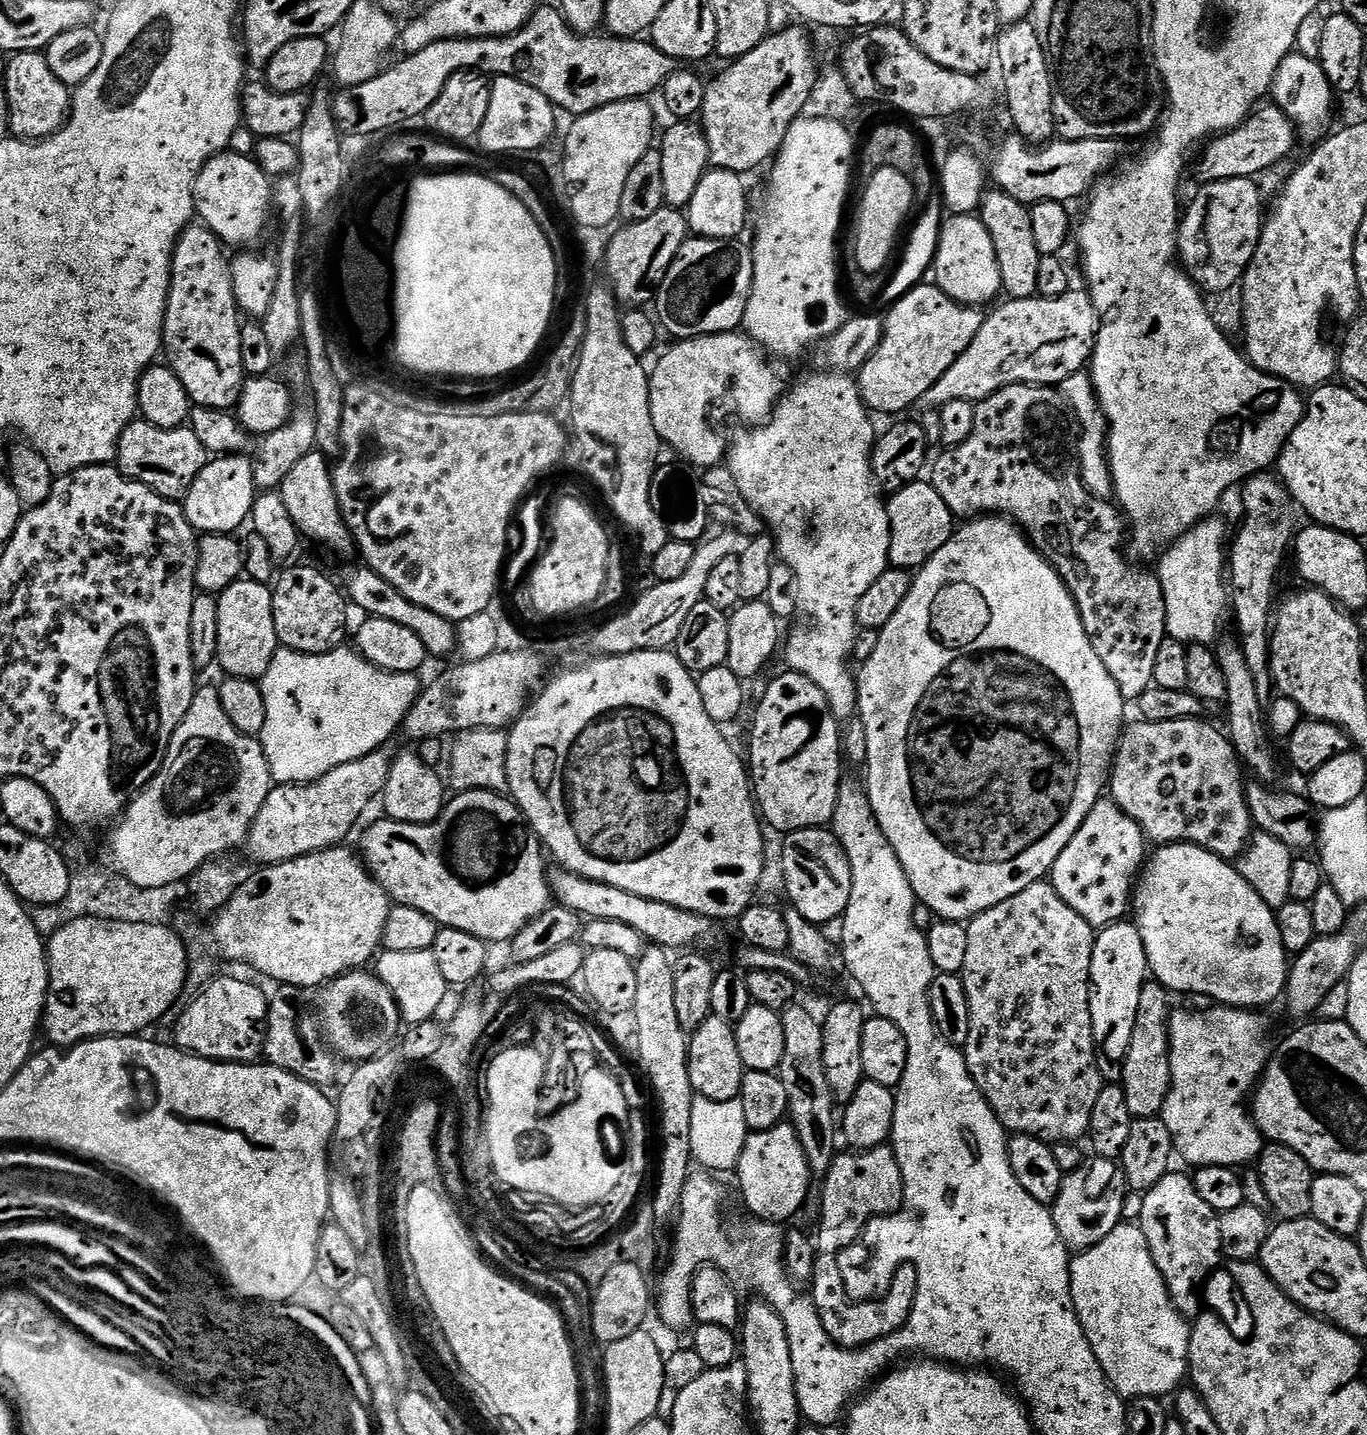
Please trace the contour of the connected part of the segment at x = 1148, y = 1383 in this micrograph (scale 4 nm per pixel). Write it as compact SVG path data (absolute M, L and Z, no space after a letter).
M1122 1222L1114 1226L1098 1246L1090 1246L1085 1252L1073 1255L1068 1269L1072 1301L1082 1322L1082 1330L1086 1330L1094 1358L1098 1358L1113 1390L1128 1402L1151 1396L1171 1397L1189 1375L1188 1351L1192 1329L1189 1321L1172 1304L1172 1296L1158 1266L1154 1266L1146 1234L1142 1234L1139 1223Z

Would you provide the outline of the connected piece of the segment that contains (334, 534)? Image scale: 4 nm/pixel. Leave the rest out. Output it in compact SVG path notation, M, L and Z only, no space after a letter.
M313 450L306 454L306 458L302 458L302 462L296 463L294 470L290 470L286 482L282 482L278 491L282 502L286 502L286 510L290 510L290 518L296 523L301 537L313 536L314 539L321 540L340 552L353 551L352 531L348 529L348 523L338 506L330 460L323 452Z

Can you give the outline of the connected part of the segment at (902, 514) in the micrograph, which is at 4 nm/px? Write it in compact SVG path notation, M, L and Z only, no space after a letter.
M931 482L908 484L891 493L886 500L890 518L890 554L889 565L905 570L919 570L925 562L946 542L951 540L954 531L954 517L950 506L942 502L942 494L934 490Z

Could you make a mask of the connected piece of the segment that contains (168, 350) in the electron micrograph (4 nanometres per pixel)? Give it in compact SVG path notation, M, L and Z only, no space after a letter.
M199 222L189 224L188 229L176 241L172 255L172 281L164 319L163 355L169 368L178 374L186 394L190 394L193 405L202 408L216 408L220 412L235 409L244 389L246 373L242 366L242 313L236 303L232 266L225 245Z

